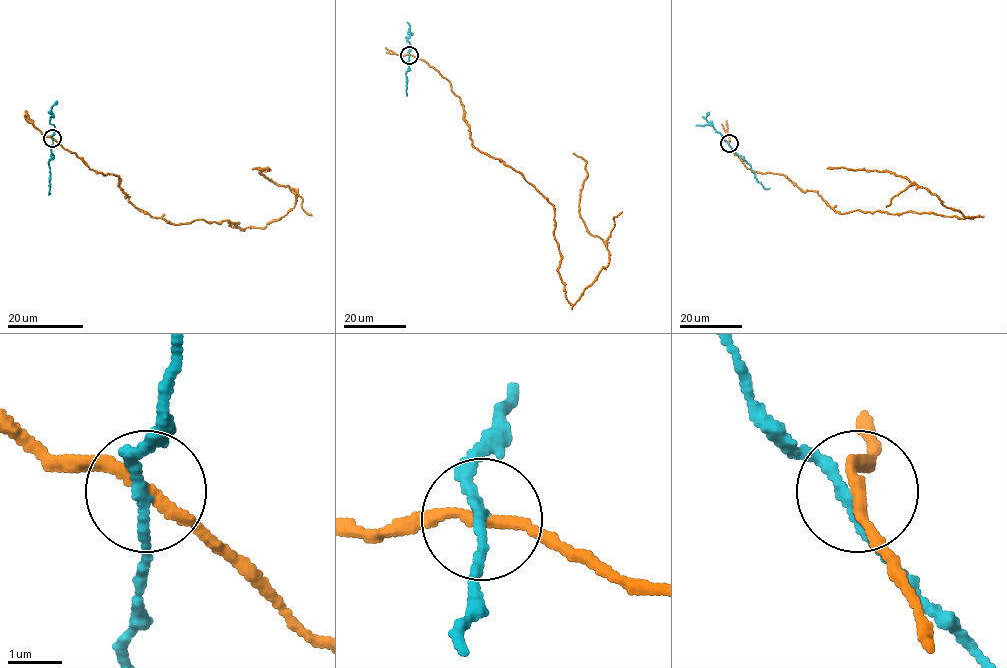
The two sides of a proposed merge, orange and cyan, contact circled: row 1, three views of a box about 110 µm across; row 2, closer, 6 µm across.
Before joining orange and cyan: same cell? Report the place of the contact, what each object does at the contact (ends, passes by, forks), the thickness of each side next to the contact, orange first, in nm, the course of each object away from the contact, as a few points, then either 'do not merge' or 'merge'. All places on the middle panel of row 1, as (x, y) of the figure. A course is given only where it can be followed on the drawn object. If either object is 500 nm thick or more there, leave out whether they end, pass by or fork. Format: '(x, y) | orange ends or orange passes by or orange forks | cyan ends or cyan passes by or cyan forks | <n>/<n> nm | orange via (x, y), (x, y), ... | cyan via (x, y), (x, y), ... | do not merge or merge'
(409, 55) | orange passes by | cyan passes by | 200/180 nm | orange via (409, 54), (450, 82), (472, 146), (553, 205), (571, 304), (609, 252), (580, 215), (586, 162), (573, 153) | cyan via (409, 54), (407, 96) | do not merge

